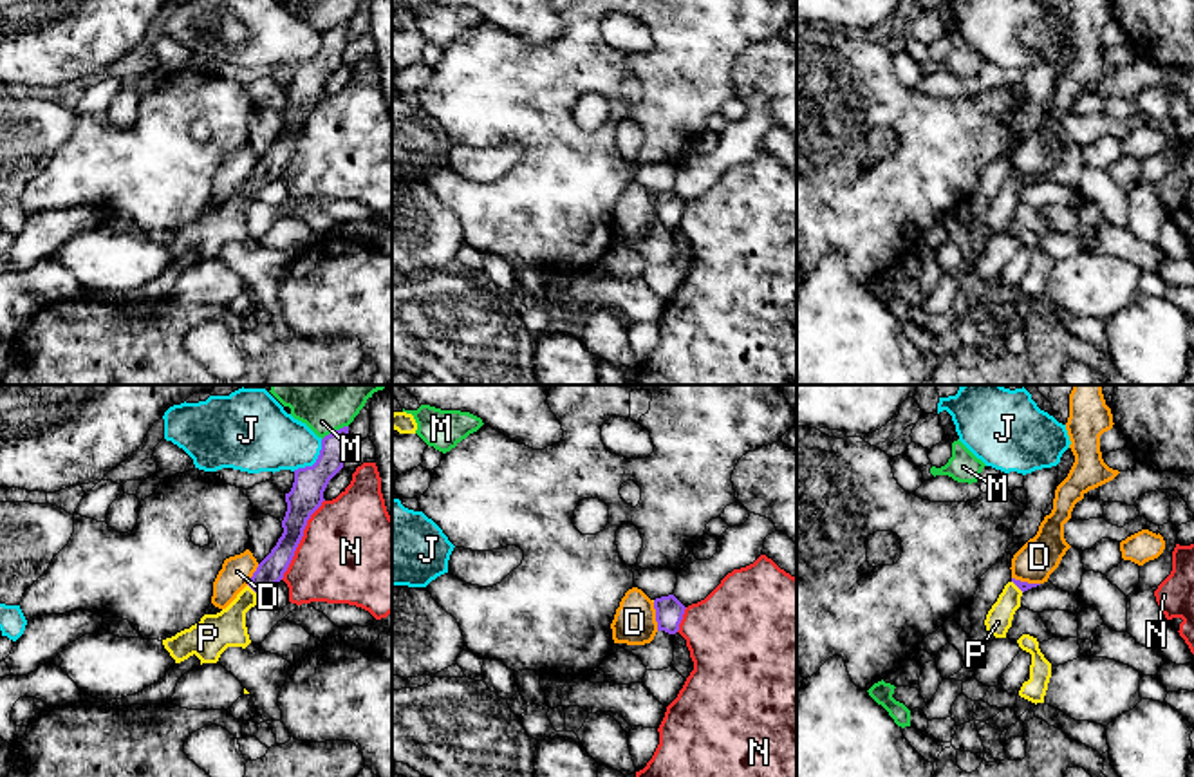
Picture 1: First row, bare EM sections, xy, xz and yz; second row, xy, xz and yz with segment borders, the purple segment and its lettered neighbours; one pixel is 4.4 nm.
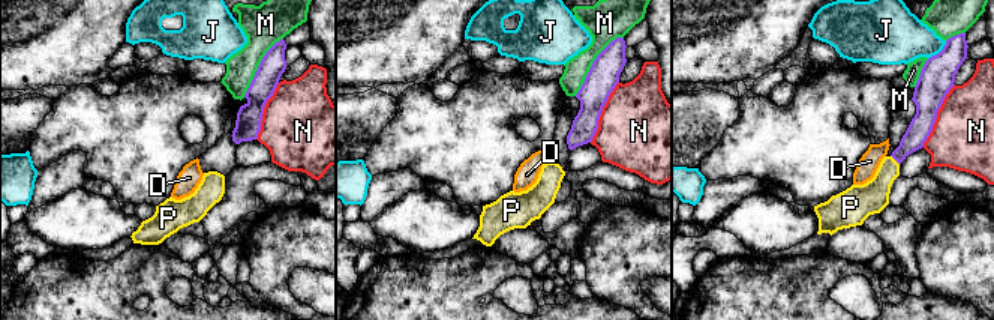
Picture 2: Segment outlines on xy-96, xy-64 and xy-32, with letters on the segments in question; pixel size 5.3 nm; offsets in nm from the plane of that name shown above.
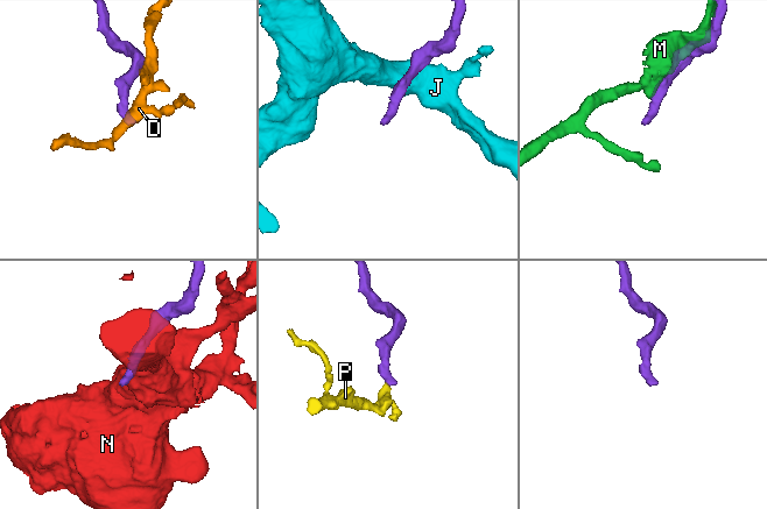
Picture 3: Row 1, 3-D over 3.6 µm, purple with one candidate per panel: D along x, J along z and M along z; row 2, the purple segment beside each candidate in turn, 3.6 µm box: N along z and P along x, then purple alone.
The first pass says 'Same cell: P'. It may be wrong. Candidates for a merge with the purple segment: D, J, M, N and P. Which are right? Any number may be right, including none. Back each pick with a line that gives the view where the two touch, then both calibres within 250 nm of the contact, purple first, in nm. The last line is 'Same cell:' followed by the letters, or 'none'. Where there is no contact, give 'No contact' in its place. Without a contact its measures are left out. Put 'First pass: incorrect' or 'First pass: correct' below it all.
P: Touches purple in xy. Thickness 120 nm (purple) against 160 nm
Same cell: P
First pass: correct

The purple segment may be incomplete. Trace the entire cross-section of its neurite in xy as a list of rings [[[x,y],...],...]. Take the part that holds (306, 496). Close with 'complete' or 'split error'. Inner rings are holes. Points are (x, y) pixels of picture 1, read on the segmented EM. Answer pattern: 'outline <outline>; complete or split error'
outline [[[349,426],[325,435],[316,463],[294,470],[293,488],[285,493],[284,533],[237,598],[220,613],[204,614],[199,623],[163,640],[175,663],[193,654],[201,660],[201,665],[217,663],[228,647],[246,649],[251,643],[246,613],[257,605],[260,593],[284,578],[303,537],[307,520],[325,501],[323,491],[329,481],[343,468],[343,457],[349,448],[347,435]]]; split error

